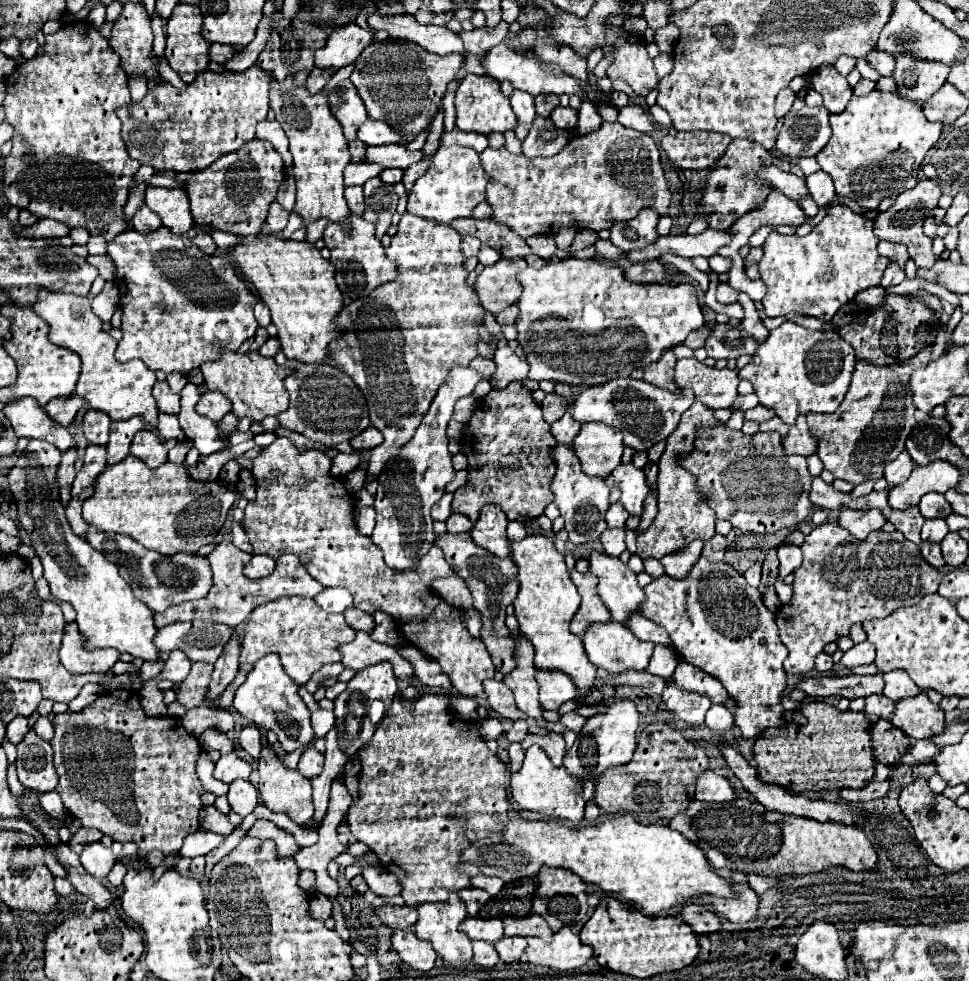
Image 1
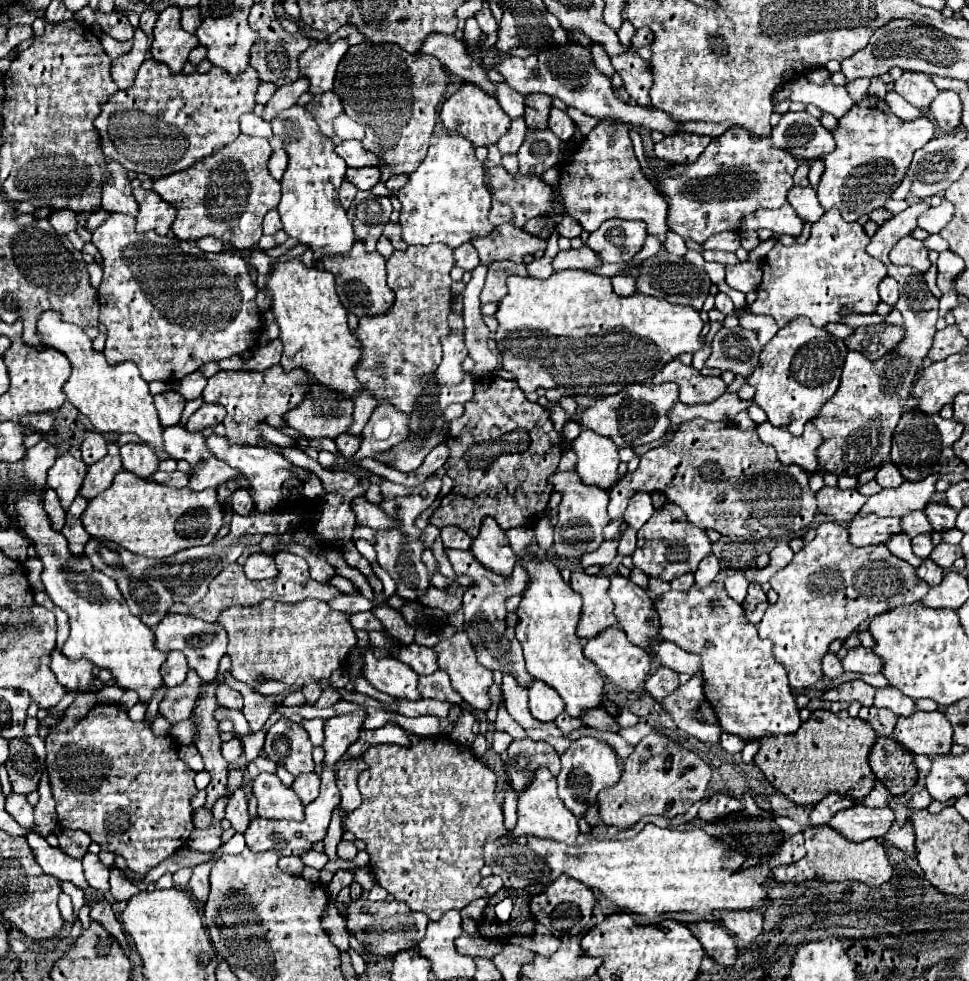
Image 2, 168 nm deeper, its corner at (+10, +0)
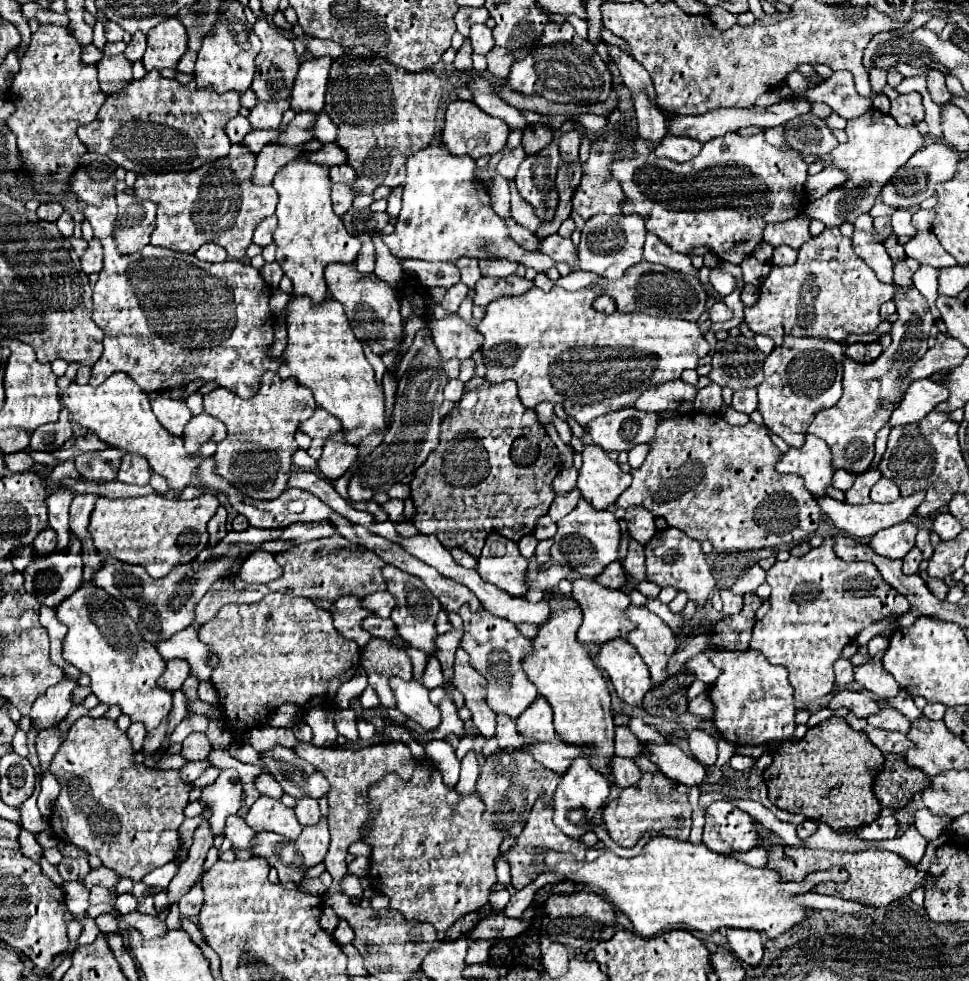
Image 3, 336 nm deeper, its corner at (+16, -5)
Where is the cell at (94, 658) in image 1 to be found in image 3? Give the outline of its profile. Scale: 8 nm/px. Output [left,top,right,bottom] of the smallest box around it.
[30,678,78,730]

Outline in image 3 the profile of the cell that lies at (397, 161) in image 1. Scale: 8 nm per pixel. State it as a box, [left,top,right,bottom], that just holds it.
[308,144,346,166]

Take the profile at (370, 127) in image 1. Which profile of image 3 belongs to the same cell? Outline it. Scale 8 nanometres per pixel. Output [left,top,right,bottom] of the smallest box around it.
[314,114,336,144]

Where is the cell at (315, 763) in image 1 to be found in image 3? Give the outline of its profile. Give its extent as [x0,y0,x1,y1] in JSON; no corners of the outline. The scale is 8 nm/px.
[296,798,320,826]

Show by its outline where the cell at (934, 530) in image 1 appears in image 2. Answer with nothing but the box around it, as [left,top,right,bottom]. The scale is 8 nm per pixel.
[912,533,932,557]

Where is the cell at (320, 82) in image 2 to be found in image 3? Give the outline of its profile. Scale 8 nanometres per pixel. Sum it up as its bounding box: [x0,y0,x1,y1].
[290,56,332,114]

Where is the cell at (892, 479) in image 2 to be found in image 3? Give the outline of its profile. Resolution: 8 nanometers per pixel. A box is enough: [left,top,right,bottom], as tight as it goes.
[870,478,900,502]

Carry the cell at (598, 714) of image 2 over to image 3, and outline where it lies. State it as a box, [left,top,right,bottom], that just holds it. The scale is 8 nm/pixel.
[616,726,644,758]

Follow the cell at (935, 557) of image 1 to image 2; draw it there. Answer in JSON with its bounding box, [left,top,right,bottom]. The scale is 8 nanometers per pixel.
[916,557,944,585]

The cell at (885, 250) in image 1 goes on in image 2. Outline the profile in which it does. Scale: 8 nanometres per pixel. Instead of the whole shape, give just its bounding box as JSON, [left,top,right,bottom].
[814,201,938,477]

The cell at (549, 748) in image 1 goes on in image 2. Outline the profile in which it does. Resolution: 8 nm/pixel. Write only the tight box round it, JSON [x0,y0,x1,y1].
[506,739,560,791]

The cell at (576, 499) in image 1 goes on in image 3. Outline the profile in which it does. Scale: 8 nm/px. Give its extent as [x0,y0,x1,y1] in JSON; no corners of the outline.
[552,498,620,578]

